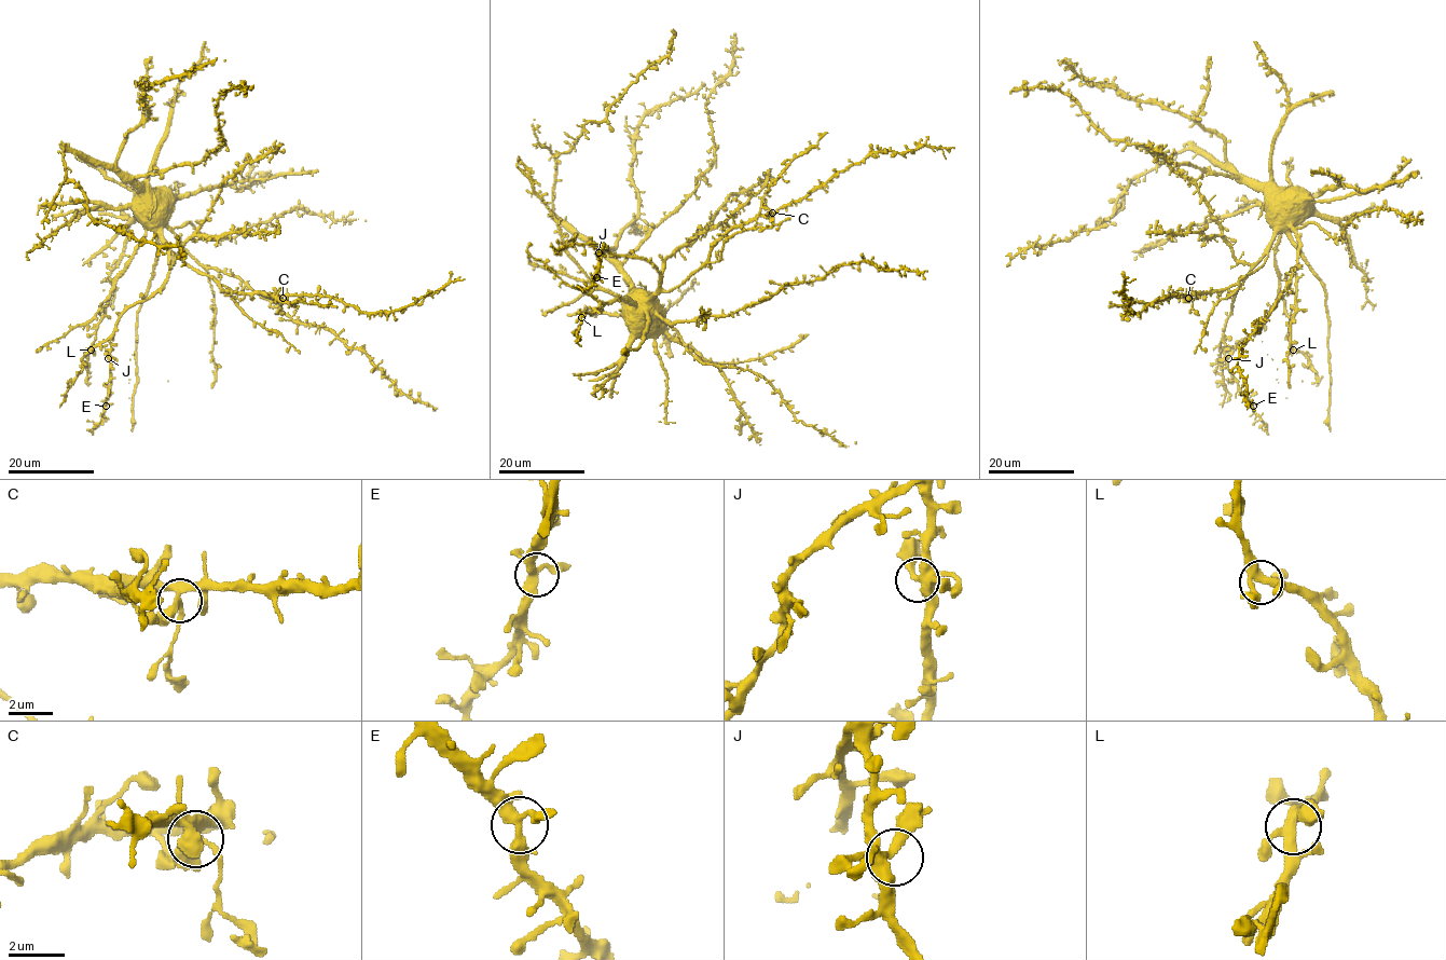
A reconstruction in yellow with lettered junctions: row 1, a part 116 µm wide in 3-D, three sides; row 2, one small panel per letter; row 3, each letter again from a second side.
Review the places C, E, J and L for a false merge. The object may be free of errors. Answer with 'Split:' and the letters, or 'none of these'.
Split: C

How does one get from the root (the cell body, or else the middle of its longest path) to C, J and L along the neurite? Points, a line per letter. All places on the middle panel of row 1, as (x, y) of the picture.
C: (635, 297), (636, 291), (645, 298), (672, 291), (707, 259), (711, 249), (727, 232), (772, 211)
J: (635, 297), (636, 291), (649, 298), (658, 289), (659, 272), (645, 260), (618, 257), (607, 248), (598, 252)
L: (635, 297), (636, 291), (633, 295), (635, 305), (617, 299), (581, 317)

